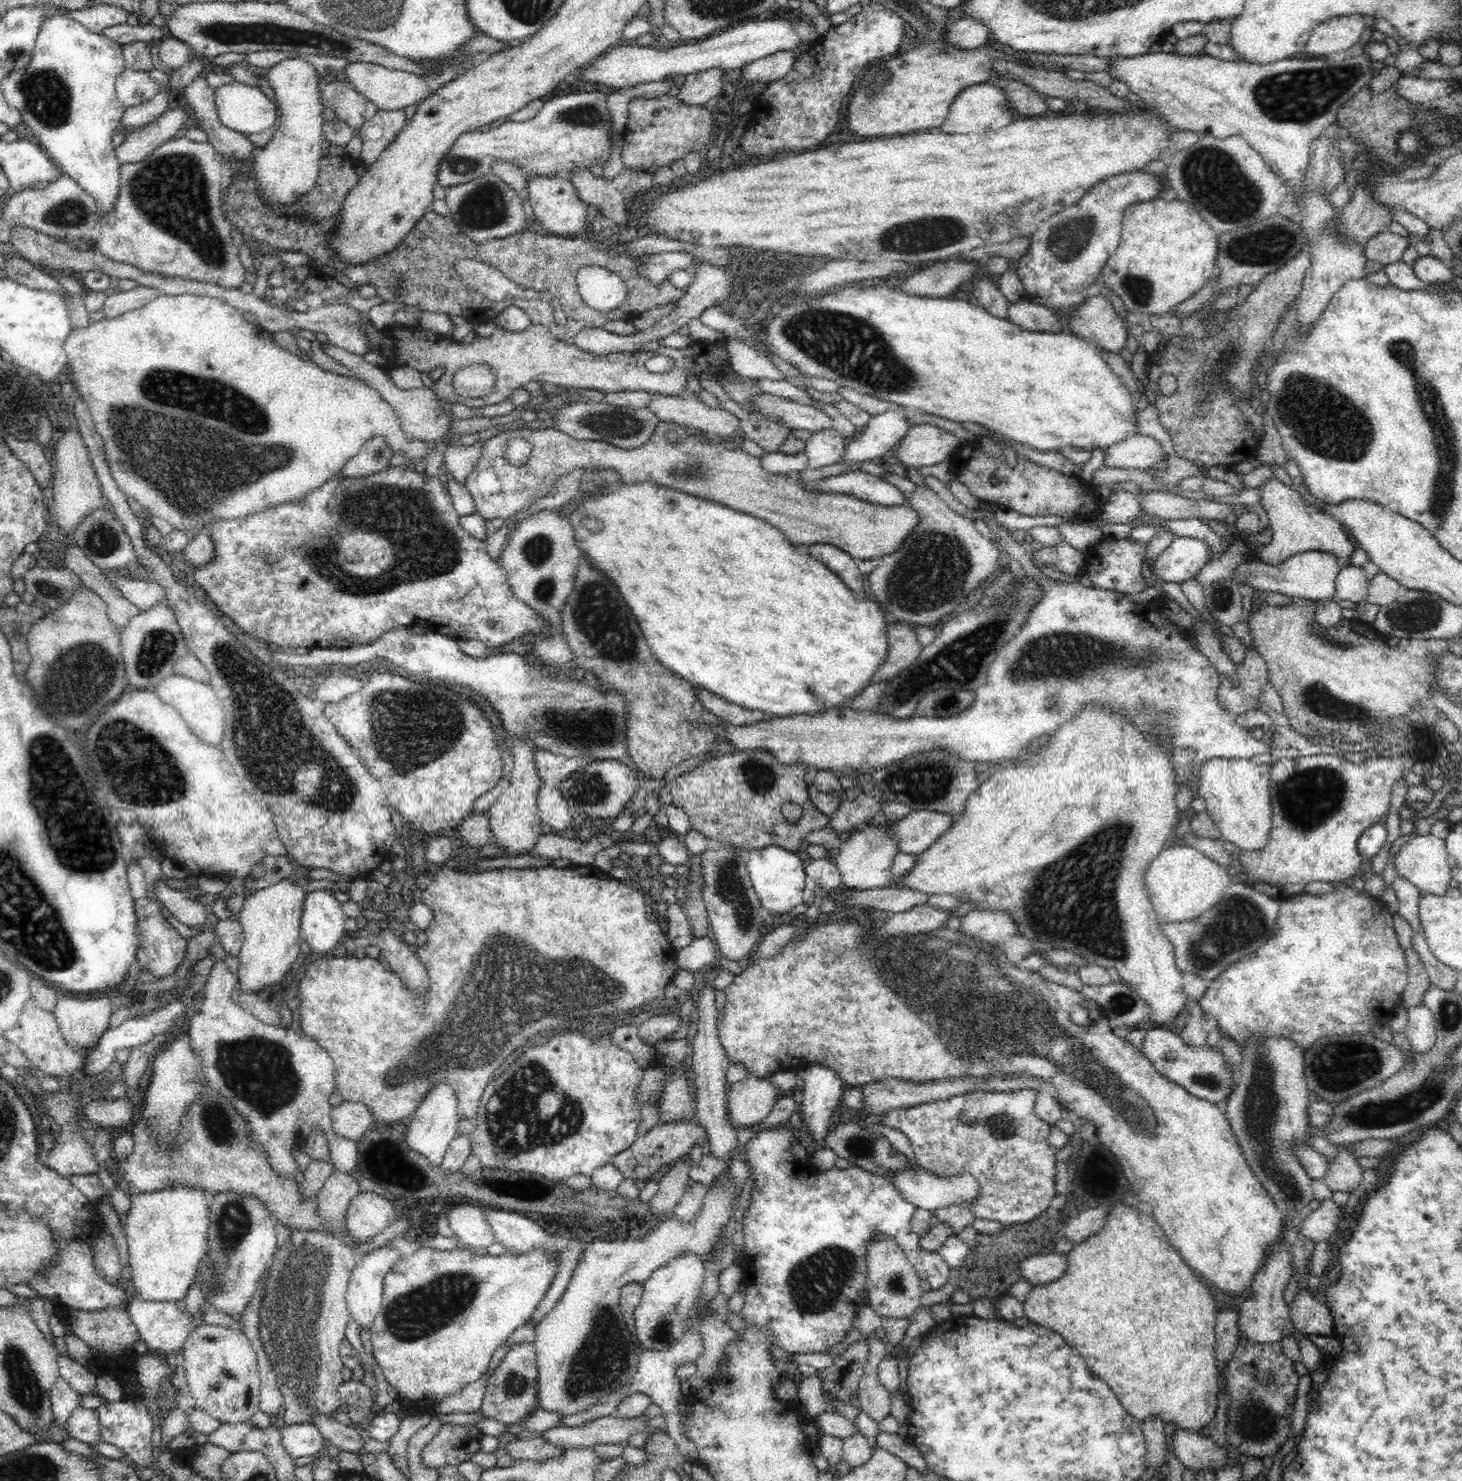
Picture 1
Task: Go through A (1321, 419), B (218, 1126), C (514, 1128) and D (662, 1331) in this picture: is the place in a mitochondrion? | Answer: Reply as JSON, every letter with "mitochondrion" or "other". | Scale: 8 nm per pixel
{"A":"mitochondrion","B":"mitochondrion","C":"mitochondrion","D":"mitochondrion"}

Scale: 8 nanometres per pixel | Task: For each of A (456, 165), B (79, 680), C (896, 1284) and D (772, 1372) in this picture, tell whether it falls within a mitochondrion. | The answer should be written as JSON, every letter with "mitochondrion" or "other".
{"A":"mitochondrion","B":"mitochondrion","C":"other","D":"other"}

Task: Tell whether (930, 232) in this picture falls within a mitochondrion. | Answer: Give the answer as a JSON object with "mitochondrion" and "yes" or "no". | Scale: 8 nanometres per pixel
{"mitochondrion":"yes"}

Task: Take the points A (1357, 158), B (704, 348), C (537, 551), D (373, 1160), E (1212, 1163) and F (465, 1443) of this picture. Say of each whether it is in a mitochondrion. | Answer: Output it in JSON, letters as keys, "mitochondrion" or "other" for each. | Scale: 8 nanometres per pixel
{"A":"mitochondrion","B":"other","C":"mitochondrion","D":"other","E":"other","F":"other"}

